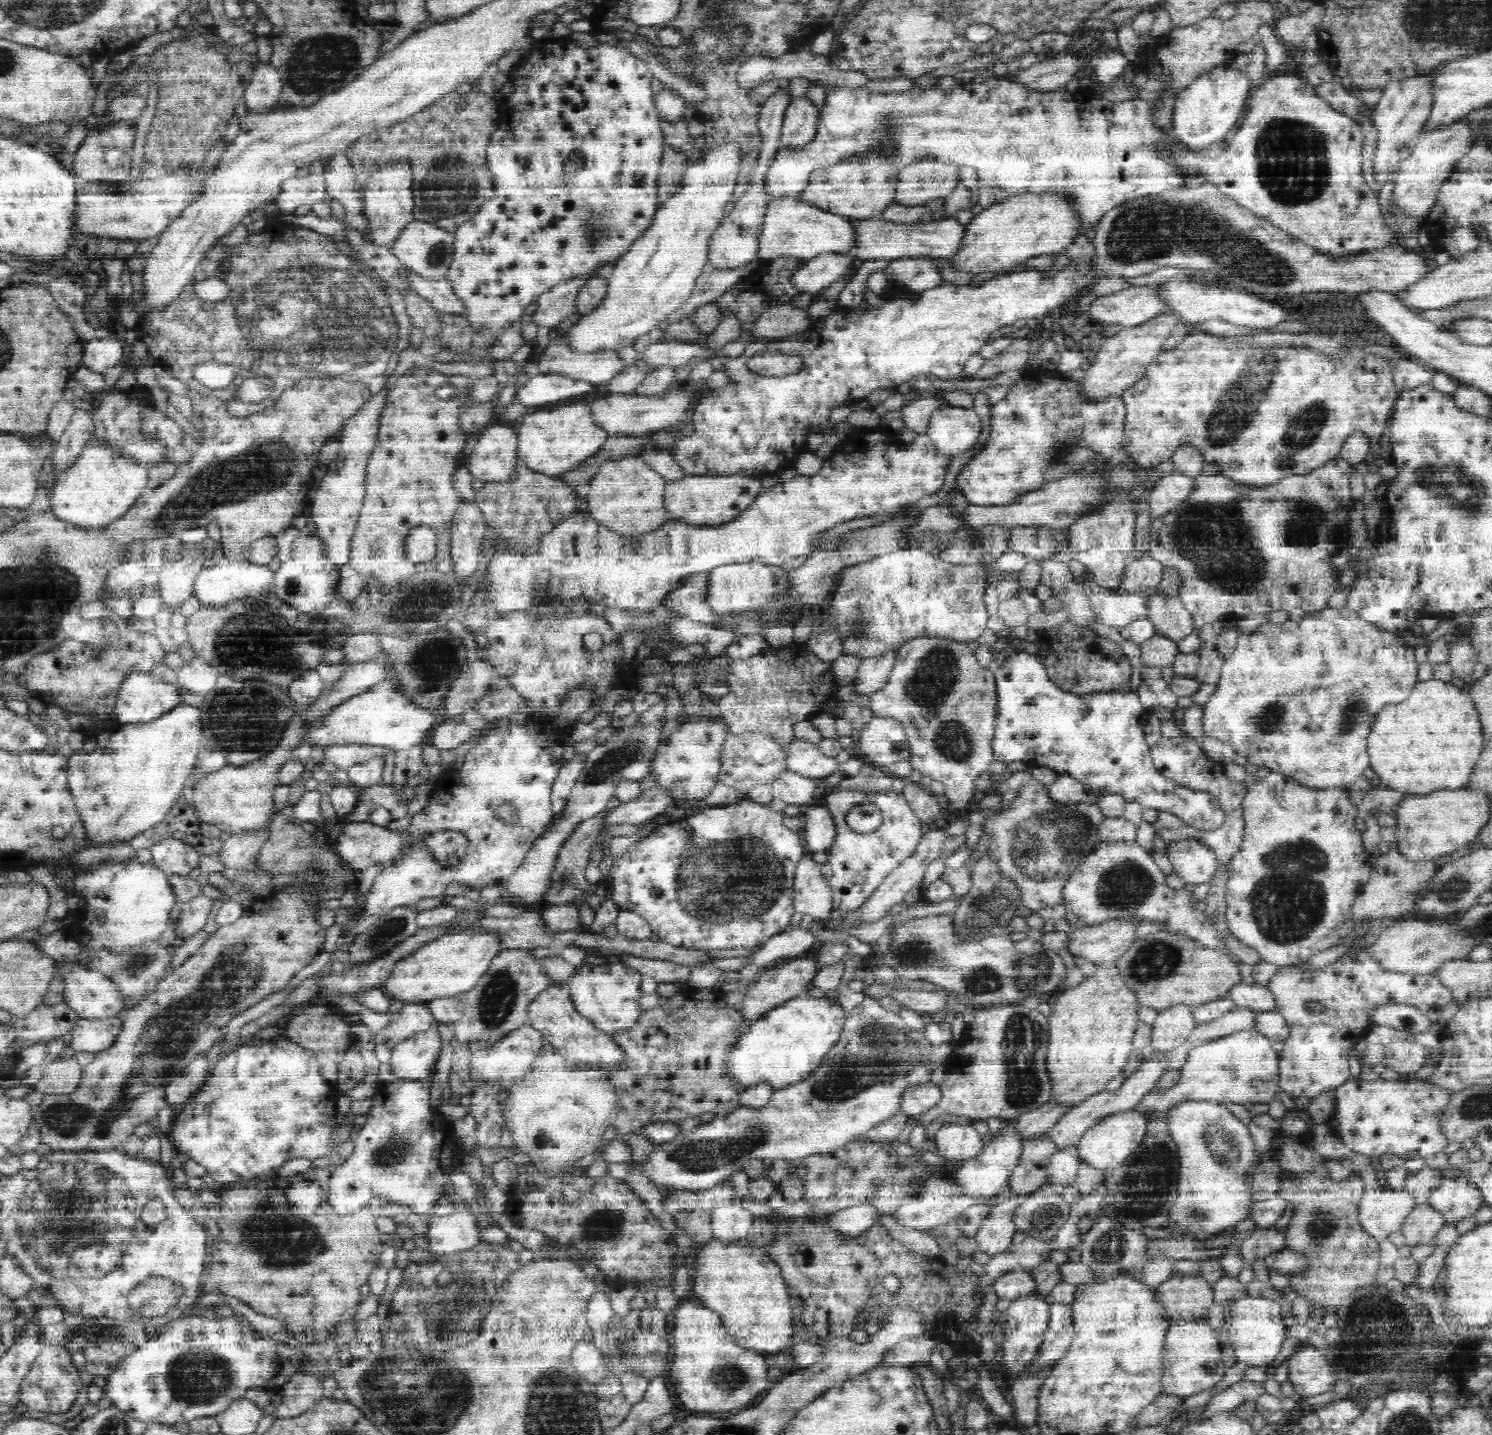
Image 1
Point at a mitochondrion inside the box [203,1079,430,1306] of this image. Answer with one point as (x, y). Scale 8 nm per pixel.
(270, 1224)

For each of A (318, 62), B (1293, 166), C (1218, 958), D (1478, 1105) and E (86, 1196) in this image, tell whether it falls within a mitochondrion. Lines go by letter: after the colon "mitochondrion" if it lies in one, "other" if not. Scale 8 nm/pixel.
A: mitochondrion
B: mitochondrion
C: other
D: mitochondrion
E: mitochondrion

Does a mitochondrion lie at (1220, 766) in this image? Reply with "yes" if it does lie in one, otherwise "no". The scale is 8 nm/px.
no

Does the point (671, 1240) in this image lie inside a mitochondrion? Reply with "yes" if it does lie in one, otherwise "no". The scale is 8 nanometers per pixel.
no

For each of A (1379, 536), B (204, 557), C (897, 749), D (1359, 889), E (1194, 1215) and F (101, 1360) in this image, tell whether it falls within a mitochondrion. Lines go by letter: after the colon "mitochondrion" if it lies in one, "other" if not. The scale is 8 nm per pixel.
A: other
B: other
C: mitochondrion
D: other
E: mitochondrion
F: other

